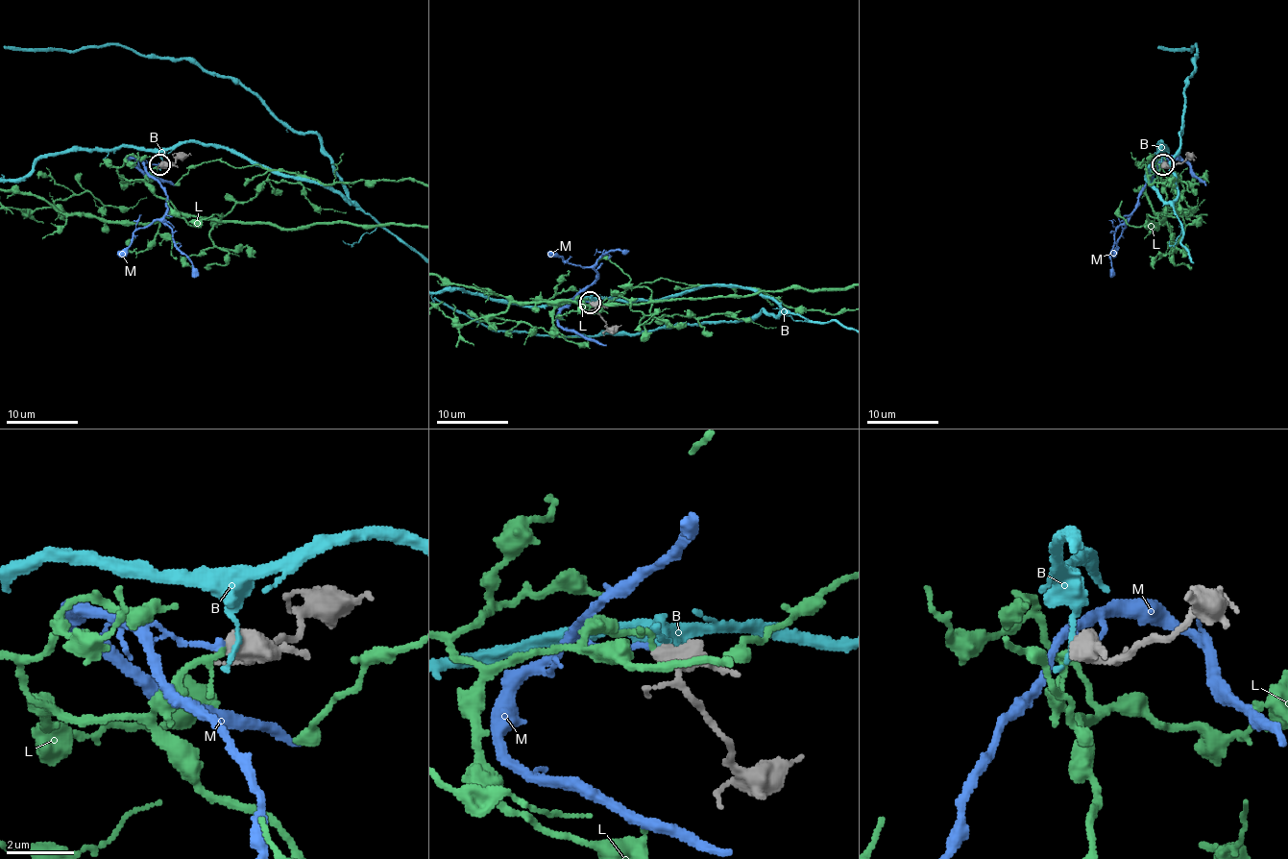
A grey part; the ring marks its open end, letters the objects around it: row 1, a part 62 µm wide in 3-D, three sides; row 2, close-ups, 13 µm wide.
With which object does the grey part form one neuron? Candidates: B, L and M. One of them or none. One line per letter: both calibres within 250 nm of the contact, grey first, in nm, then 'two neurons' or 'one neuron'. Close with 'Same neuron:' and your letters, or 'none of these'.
B: 480/170 nm | two neurons
L: 400/110 nm | one neuron
M: 400/160 nm | two neurons
Same neuron: L

